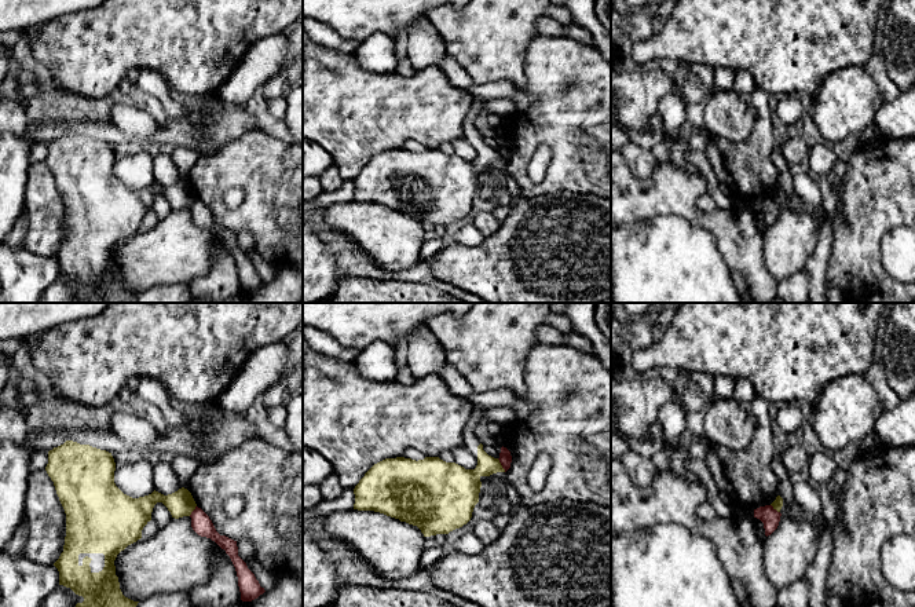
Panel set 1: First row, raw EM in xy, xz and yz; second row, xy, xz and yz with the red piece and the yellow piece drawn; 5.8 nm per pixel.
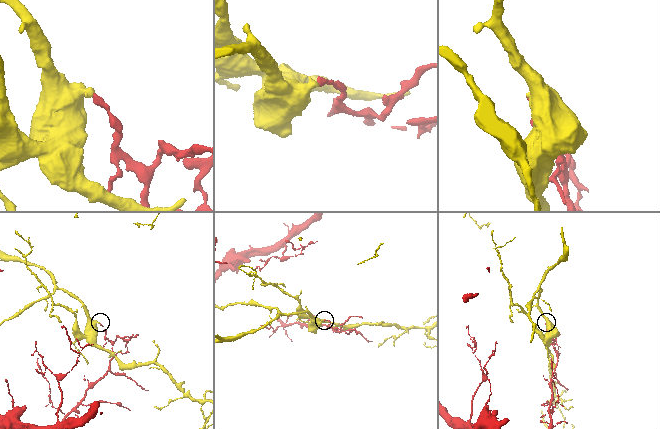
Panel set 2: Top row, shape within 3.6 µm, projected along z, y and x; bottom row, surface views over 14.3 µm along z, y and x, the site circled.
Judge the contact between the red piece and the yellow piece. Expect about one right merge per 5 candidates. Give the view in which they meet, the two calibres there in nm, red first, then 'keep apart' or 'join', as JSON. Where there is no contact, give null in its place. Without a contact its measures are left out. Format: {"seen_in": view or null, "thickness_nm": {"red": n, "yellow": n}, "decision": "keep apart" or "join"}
{"seen_in": "xz", "thickness_nm": {"red": 80, "yellow": 190}, "decision": "keep apart"}

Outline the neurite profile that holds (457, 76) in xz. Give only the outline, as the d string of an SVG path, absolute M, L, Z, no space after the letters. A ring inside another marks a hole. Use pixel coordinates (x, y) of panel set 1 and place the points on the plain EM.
M444 54L438 65L447 76L449 81L458 89L469 92L473 84L471 76L449 54Z

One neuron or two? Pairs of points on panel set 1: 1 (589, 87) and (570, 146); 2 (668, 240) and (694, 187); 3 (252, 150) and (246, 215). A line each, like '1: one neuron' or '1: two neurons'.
1: one neuron
2: two neurons
3: one neuron

